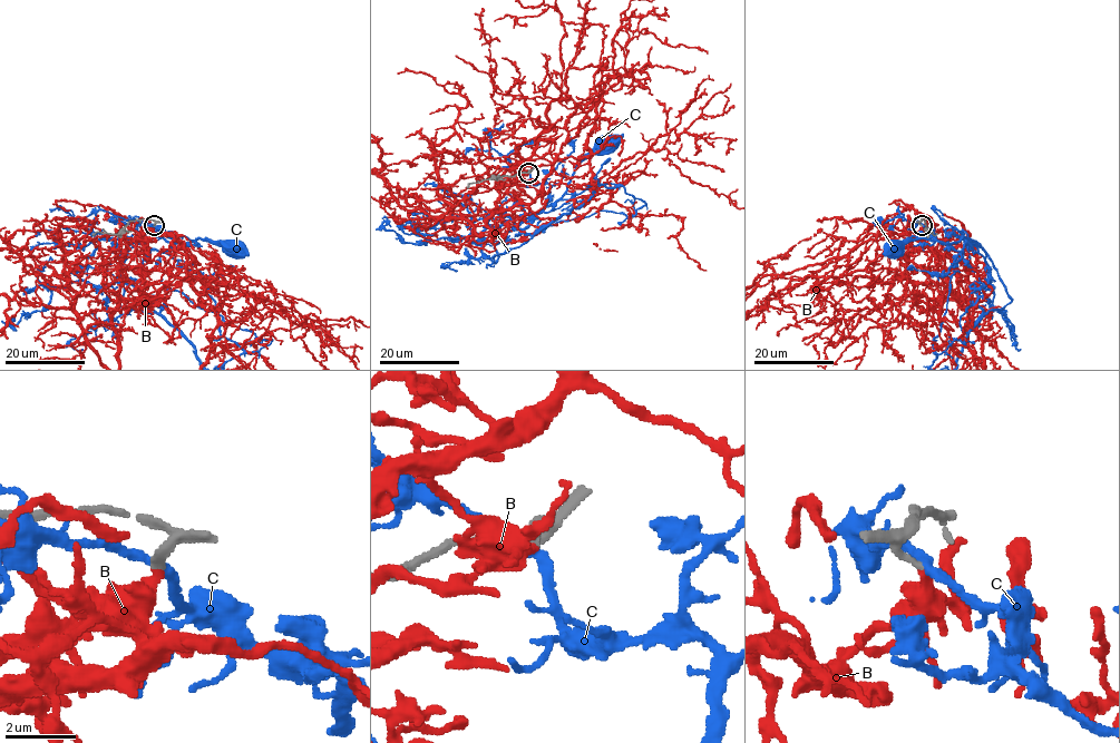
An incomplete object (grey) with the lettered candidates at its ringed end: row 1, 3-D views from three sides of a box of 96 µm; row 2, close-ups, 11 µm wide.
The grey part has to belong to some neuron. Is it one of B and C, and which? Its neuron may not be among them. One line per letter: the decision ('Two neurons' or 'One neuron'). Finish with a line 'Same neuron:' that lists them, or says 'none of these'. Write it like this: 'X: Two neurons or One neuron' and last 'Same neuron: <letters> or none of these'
B: One neuron
C: Two neurons
Same neuron: B

